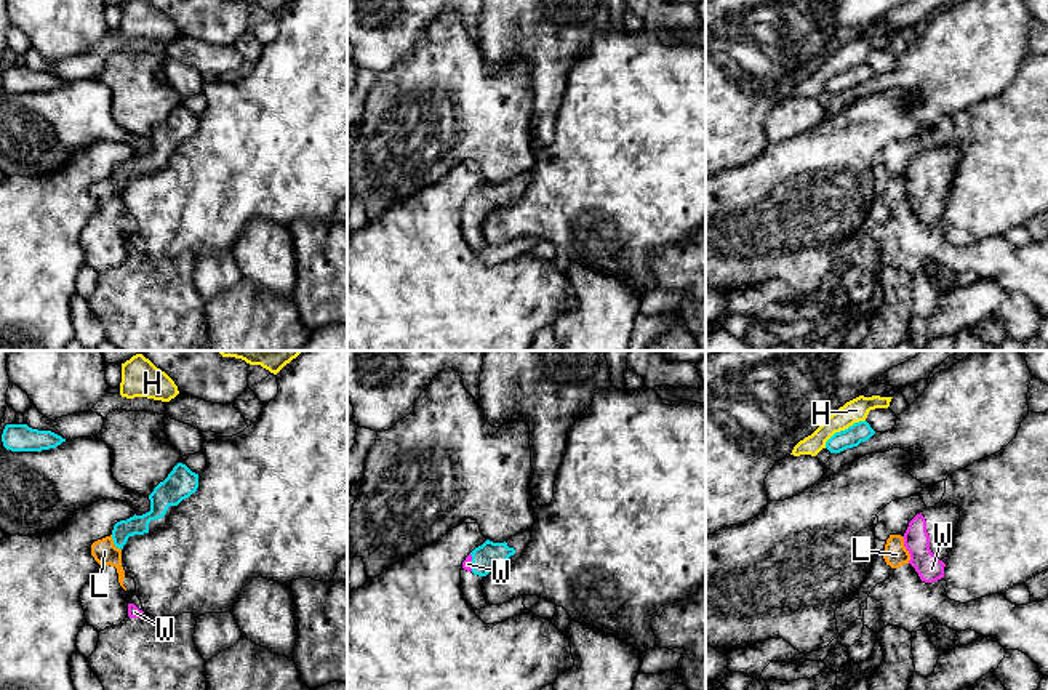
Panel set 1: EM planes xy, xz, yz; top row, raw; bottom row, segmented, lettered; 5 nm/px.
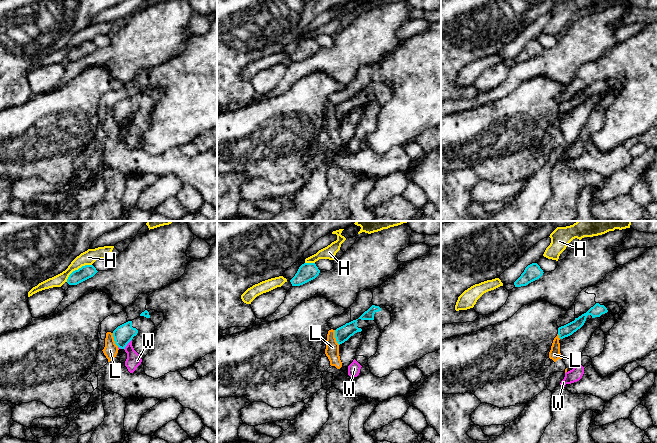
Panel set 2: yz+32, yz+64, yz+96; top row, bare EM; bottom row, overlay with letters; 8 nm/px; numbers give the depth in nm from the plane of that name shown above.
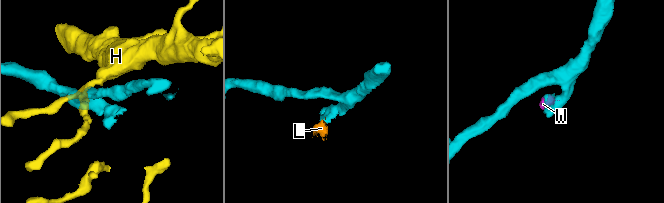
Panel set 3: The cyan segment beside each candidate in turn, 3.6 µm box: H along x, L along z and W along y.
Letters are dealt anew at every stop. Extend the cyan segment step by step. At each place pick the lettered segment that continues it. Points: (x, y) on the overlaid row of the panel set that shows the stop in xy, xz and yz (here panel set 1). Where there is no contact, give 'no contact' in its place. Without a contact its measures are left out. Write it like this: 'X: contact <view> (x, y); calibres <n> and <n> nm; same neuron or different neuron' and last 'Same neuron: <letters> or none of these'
H: contact yz (842, 431); calibres 100 and 120 nm; different neuron
L: contact xy (114, 543); calibres 100 and 120 nm; different neuron
W: contact xz (472, 562); calibres 140 and 50 nm; same neuron
Same neuron: W

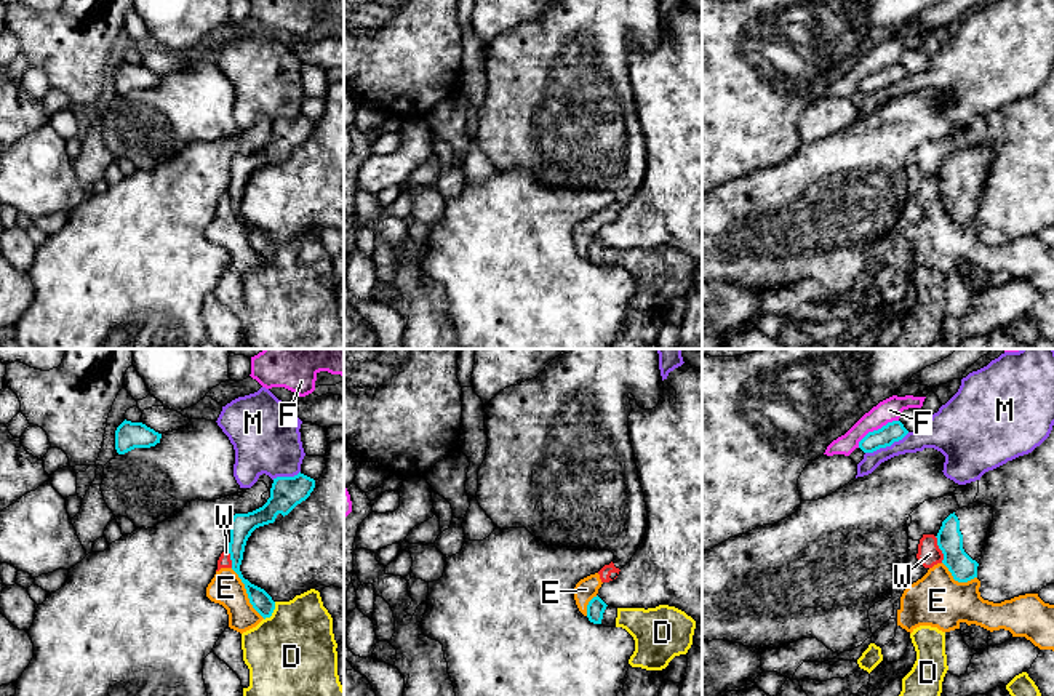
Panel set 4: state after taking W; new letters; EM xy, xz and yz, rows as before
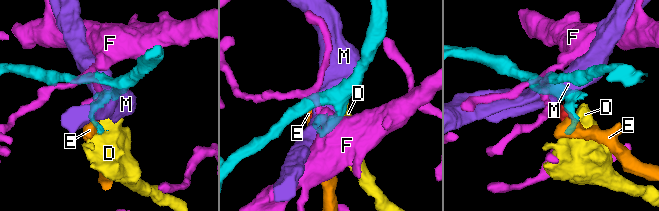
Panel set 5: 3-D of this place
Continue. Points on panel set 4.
D: contact xy (272, 612); calibres 100 and 440 nm; same neuron
E: contact xy (247, 592); calibres 100 and 170 nm; different neuron
F: contact yz (875, 431); calibres 100 and 120 nm; different neuron
M: contact yz (886, 445); calibres 100 and 110 nm; different neuron
W: contact yz (939, 548); calibres 140 and 120 nm; different neuron
Same neuron: D

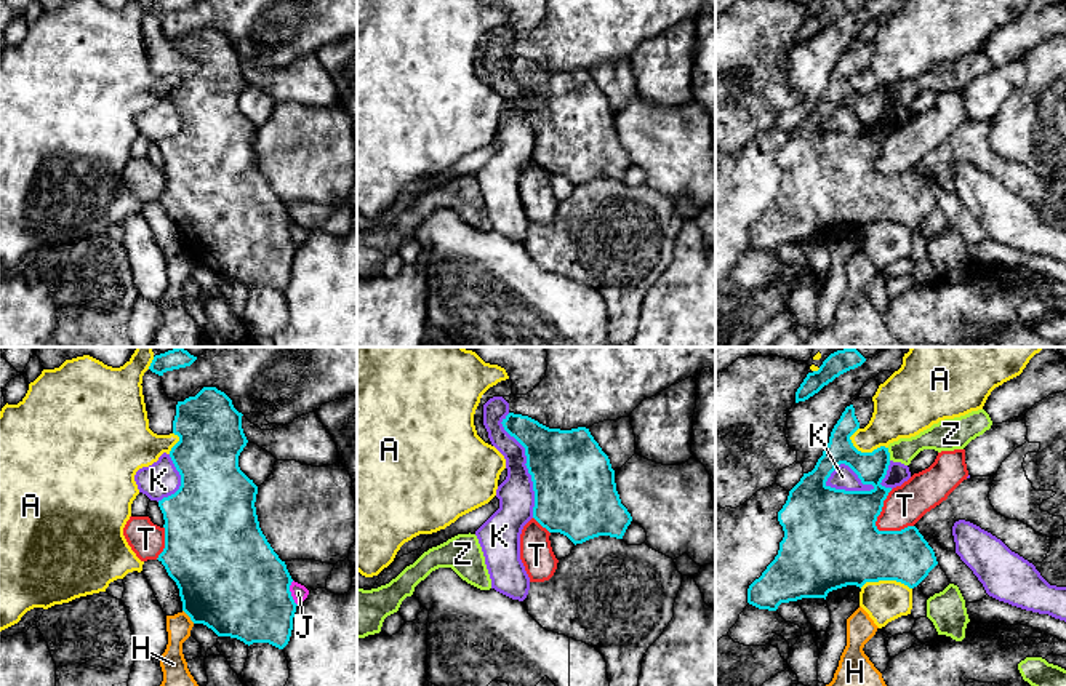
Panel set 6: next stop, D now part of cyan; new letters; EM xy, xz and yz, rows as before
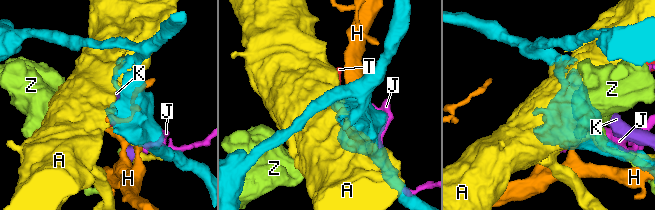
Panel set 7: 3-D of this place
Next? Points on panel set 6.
A: contact yz (866, 453); calibres 160 and 240 nm; different neuron
H: contact xy (188, 614); calibres 480 and 120 nm; different neuron
J: contact xy (290, 594); calibres 500 and 80 nm; different neuron
K: contact xz (525, 464); calibres 400 and 180 nm; different neuron
T: contact yz (881, 510); calibres 400 and 200 nm; different neuron
Z: contact yz (889, 454); calibres 160 and 120 nm; different neuron
Same neuron: none of these

